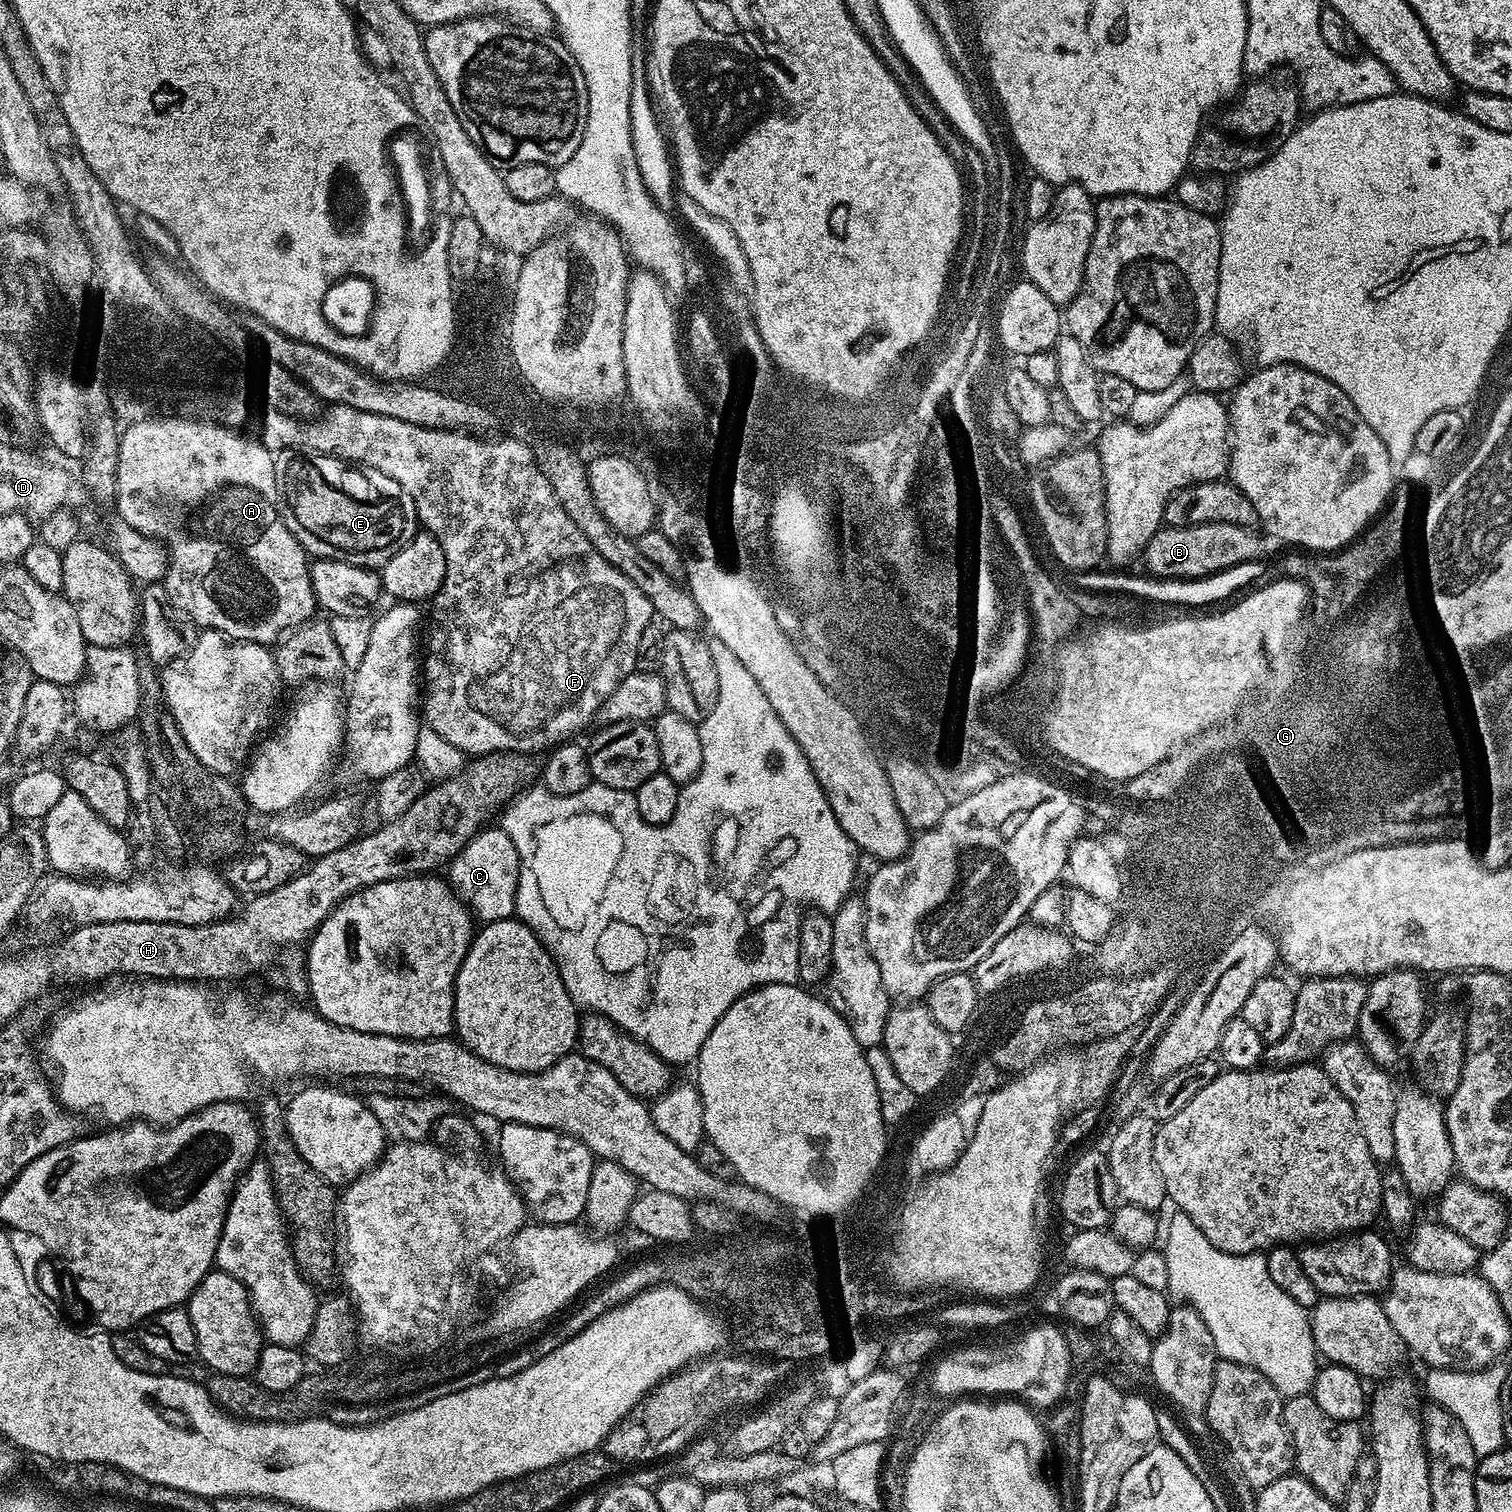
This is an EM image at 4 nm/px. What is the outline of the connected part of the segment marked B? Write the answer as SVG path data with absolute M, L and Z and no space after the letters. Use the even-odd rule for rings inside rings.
M1225 520L1168 527L1161 527L1160 531L1154 534L1154 538L1150 538L1142 553L1142 561L1144 560L1145 566L1149 568L1147 571L1161 580L1196 580L1212 576L1225 569L1256 562L1264 552L1265 537L1259 531L1234 526Z

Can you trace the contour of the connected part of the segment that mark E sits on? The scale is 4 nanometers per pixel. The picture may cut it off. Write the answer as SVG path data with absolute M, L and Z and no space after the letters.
M281 451L275 457L275 462L276 498L280 517L309 557L337 560L359 568L379 570L416 535L416 507L406 490L402 490L402 486L394 482L394 478L386 478L386 474L370 466L349 464L337 456L315 455L305 451Z

